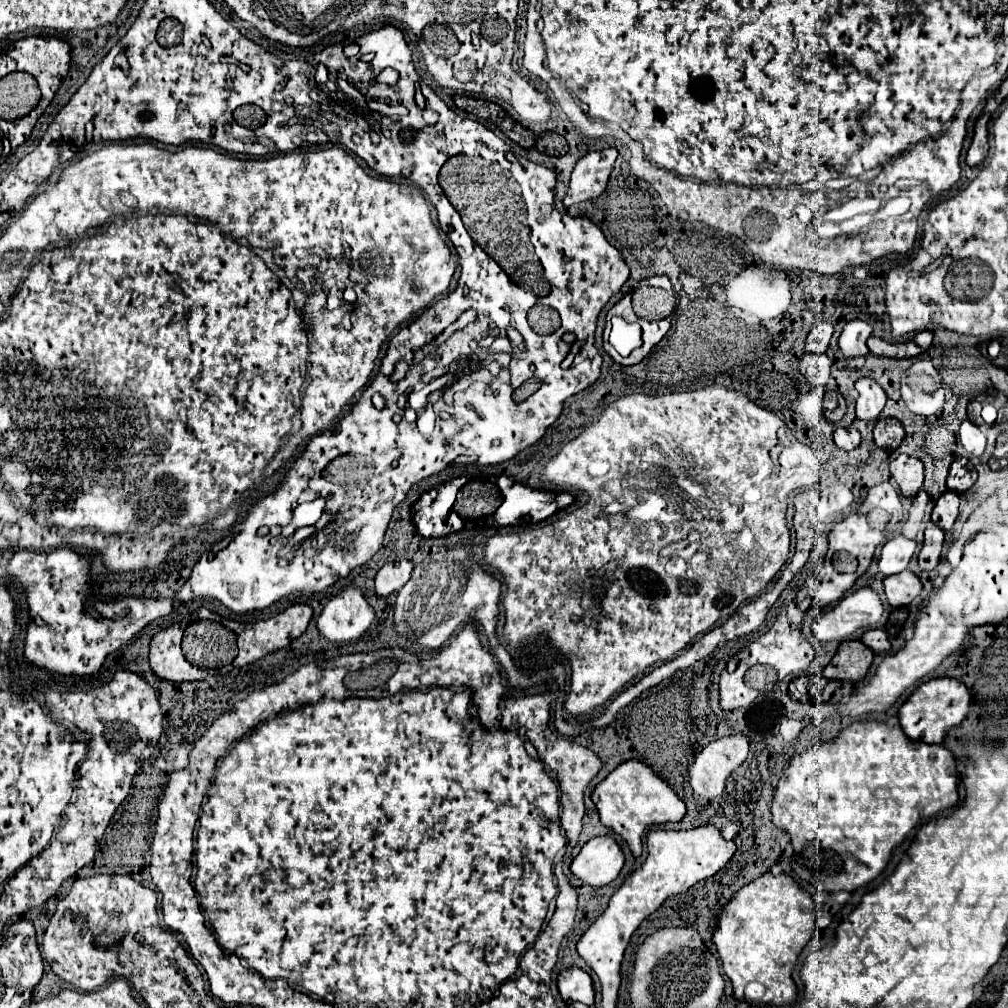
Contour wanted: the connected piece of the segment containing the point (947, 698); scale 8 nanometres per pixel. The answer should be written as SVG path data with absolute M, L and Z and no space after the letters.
M936 678L920 684L908 700L898 710L898 724L902 726L902 732L914 740L914 742L926 742L926 744L940 744L946 730L952 726L958 726L970 706L970 694L966 686L960 680L954 678Z

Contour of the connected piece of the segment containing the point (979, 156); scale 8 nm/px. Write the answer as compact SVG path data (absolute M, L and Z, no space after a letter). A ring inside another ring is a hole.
M980 118L978 124L976 124L976 134L972 138L972 146L968 148L968 158L966 158L966 162L970 166L980 164L988 154L988 128L986 128L986 122L988 122L986 118Z

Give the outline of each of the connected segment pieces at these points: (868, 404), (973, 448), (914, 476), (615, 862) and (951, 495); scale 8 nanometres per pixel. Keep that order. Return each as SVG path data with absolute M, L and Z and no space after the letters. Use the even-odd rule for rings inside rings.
M860 378L856 382L856 390L856 416L860 420L876 420L886 404L886 392L872 378Z
M964 420L960 424L960 442L968 454L980 456L986 446L986 436L982 434L982 430L976 424L972 424L970 420Z
M900 454L890 464L890 472L892 472L892 478L898 482L904 496L912 498L920 490L922 480L924 480L924 466L918 458Z
M612 836L590 838L580 854L572 860L570 870L586 884L604 886L610 884L624 866L624 852Z
M946 490L946 492L938 498L938 502L936 502L934 510L932 510L932 522L934 522L938 528L948 530L948 528L954 524L956 516L958 516L958 504L960 504L958 492Z

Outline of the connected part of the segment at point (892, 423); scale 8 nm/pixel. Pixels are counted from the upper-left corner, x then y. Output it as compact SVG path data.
M880 418L874 426L874 442L886 452L894 452L904 440L904 428L896 418Z

